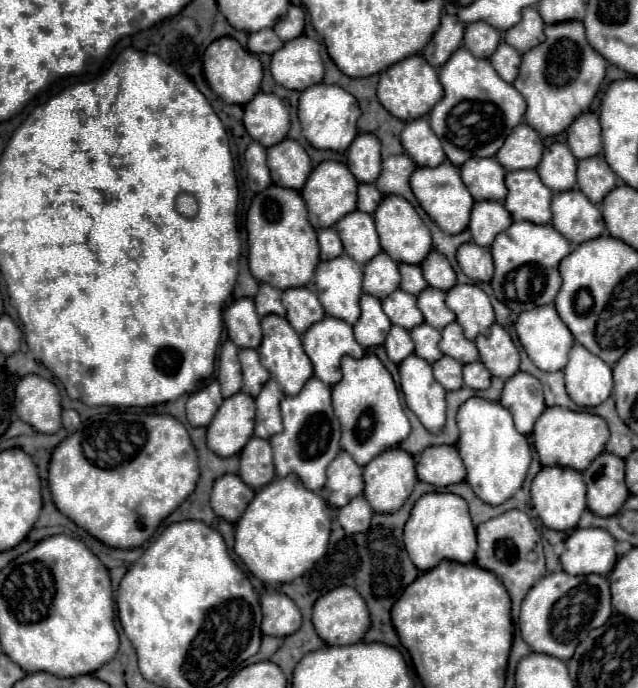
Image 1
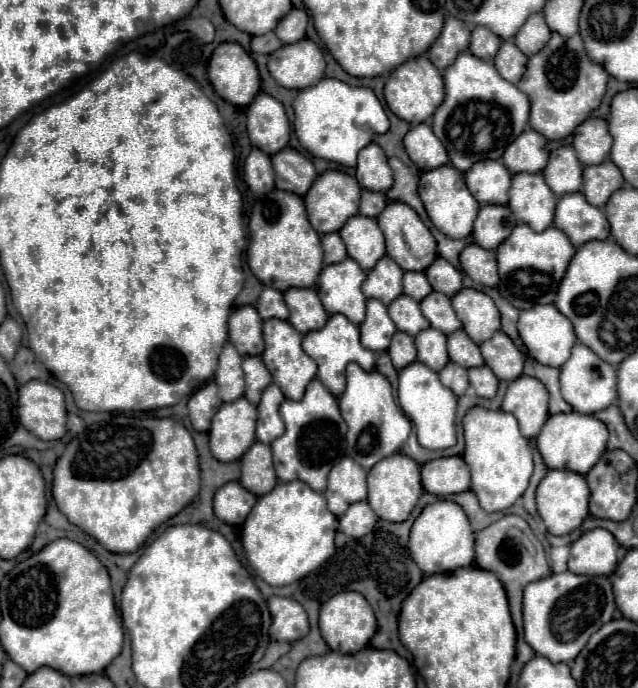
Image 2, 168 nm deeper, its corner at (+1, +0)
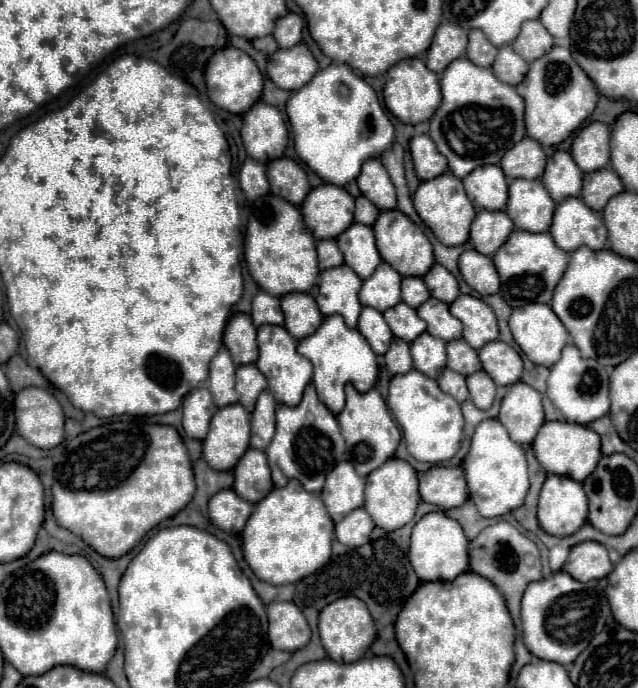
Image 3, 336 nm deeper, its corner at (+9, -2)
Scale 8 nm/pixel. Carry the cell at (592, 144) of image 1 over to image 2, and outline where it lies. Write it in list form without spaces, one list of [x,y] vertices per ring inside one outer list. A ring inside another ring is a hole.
[[[588,118],[574,130],[572,142],[580,162],[584,166],[604,162],[612,148],[612,136],[608,134],[608,124],[602,118]]]

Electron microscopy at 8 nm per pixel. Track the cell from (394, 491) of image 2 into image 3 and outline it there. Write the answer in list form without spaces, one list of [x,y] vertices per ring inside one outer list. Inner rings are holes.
[[[390,458],[380,468],[376,468],[376,472],[370,472],[366,476],[366,504],[364,504],[364,508],[372,516],[376,526],[380,526],[388,532],[402,528],[404,524],[408,524],[414,518],[418,502],[420,502],[418,474],[408,462]]]

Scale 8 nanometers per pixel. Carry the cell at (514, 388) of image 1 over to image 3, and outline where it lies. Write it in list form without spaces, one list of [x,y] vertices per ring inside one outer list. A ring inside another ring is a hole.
[[[524,382],[512,384],[502,400],[498,420],[506,426],[514,442],[532,444],[536,432],[544,424],[540,392]]]

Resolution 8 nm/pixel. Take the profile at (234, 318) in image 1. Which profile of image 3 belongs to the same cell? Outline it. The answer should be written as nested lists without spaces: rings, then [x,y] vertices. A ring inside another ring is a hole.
[[[234,314],[224,332],[224,346],[230,350],[232,360],[240,364],[254,364],[258,360],[256,326],[248,314]]]

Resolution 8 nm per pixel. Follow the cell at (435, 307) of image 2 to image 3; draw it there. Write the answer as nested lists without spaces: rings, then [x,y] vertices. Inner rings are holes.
[[[428,298],[418,308],[418,316],[428,324],[428,334],[442,338],[446,342],[462,338],[462,324],[460,324],[460,320],[456,320],[450,314],[446,302],[440,302],[436,298]]]

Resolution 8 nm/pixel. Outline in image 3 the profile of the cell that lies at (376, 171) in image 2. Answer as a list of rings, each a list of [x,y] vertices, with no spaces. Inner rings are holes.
[[[378,158],[368,160],[368,164],[364,164],[364,172],[360,172],[356,182],[362,194],[372,200],[380,210],[396,208],[396,188]]]

